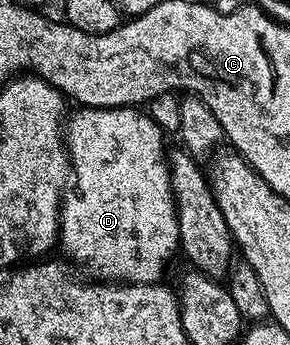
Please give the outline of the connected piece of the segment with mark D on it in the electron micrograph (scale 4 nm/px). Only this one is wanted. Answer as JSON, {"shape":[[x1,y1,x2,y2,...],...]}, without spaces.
{"shape":[[82,106,74,111,68,115,63,130,71,159,71,188,66,189,61,203,60,249,65,249,64,257,74,267,82,266,90,279,112,280,117,284,160,283,165,265,181,245,165,150,166,131,148,112,135,106,116,106,110,110]]}

